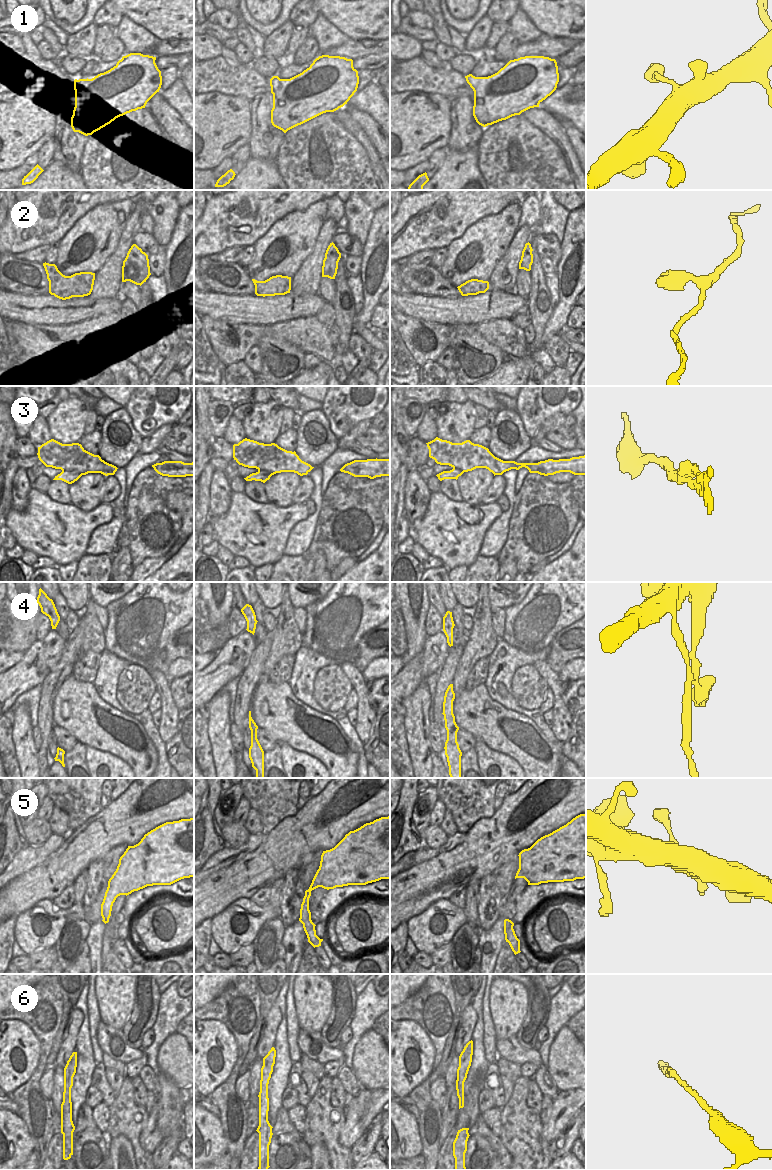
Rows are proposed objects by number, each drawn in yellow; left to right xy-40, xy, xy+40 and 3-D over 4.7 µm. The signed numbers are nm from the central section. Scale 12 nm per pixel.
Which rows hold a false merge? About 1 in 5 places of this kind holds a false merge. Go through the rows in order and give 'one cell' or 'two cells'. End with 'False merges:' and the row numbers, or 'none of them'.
1: one cell
2: one cell
3: two cells
4: two cells
5: one cell
6: one cell
False merges: 3, 4

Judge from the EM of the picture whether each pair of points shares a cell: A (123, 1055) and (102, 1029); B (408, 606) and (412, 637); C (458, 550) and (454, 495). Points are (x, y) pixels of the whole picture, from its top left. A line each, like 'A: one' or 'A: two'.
A: one
B: one
C: two

